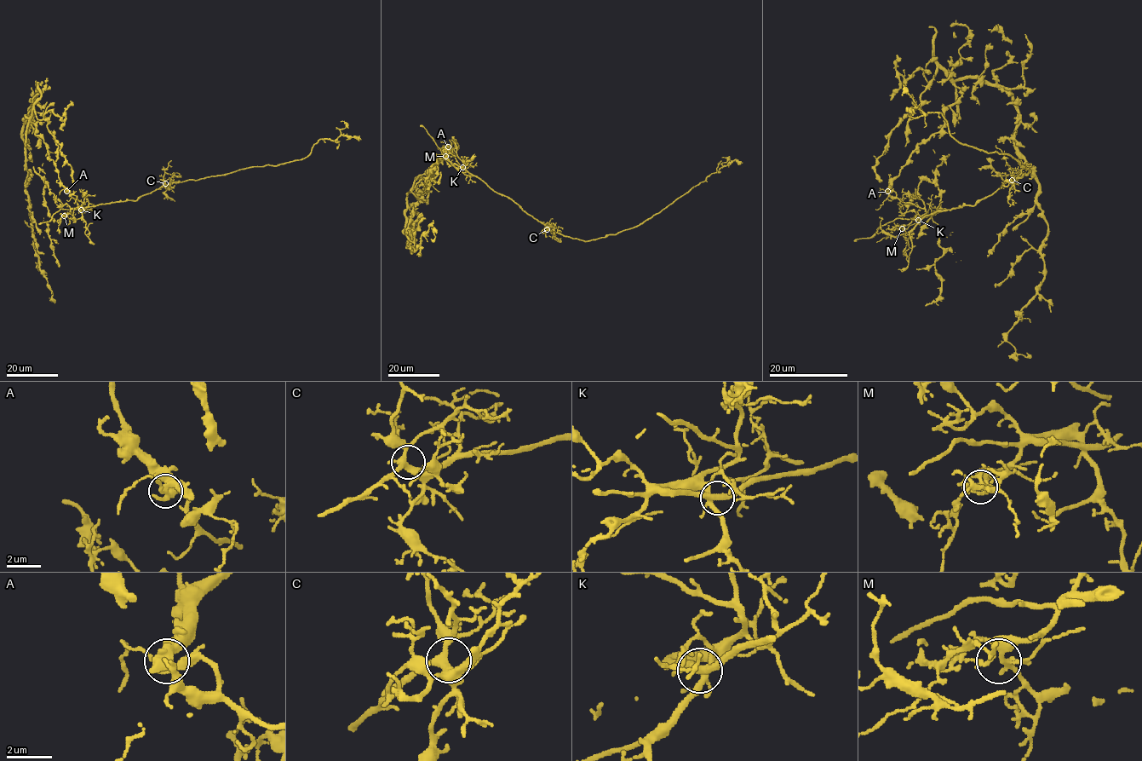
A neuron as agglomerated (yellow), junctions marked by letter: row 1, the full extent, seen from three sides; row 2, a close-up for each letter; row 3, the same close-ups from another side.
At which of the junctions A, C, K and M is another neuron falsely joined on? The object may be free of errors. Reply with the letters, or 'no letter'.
A

